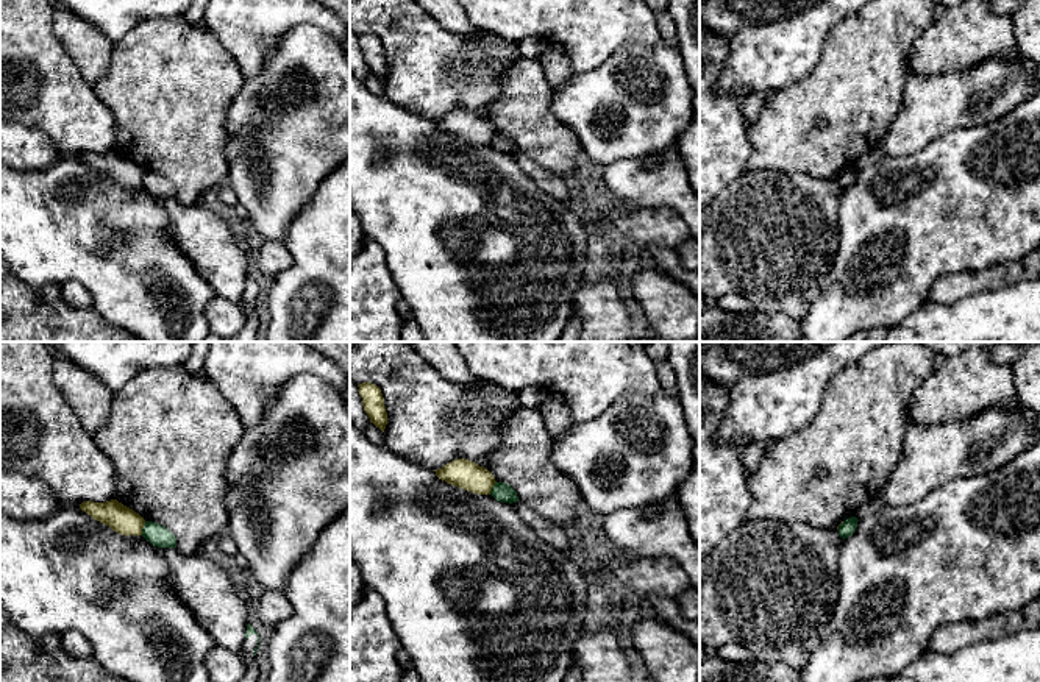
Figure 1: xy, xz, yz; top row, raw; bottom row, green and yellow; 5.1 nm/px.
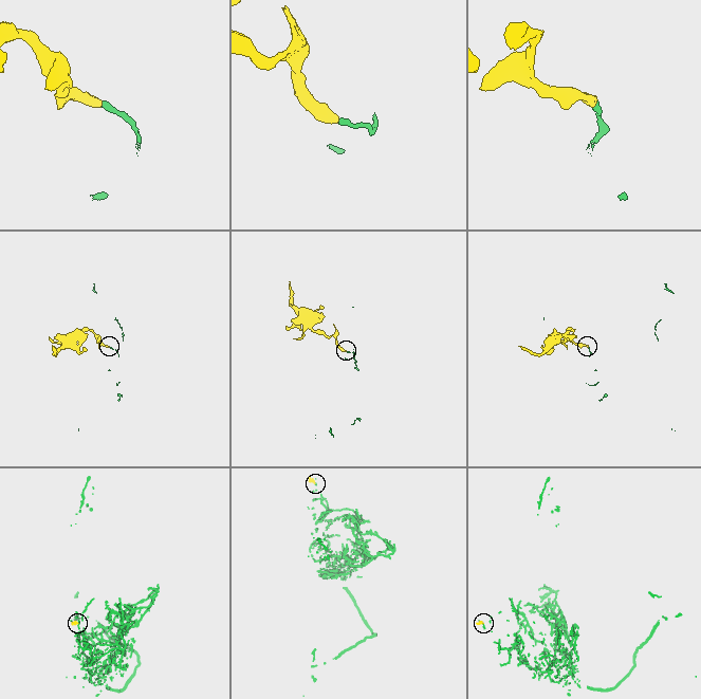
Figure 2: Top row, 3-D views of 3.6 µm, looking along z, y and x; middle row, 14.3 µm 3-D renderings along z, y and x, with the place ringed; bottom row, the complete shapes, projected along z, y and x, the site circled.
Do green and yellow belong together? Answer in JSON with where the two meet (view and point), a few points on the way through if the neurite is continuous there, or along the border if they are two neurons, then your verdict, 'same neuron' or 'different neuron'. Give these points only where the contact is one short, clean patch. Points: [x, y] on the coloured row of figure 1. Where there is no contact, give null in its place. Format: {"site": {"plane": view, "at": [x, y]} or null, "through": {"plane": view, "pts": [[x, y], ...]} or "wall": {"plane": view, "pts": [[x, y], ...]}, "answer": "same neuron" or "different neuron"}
{"site": {"plane": "xy", "at": [142, 528]}, "wall": {"plane": "xy", "pts": [[146, 522], [141, 534]]}, "answer": "different neuron"}

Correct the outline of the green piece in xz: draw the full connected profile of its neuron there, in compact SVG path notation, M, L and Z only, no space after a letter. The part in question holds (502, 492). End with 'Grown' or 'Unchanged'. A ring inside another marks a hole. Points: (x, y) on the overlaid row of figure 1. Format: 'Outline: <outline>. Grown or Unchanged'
Outline: M495 482L490 495L500 503L518 503L517 492L506 482Z. Unchanged

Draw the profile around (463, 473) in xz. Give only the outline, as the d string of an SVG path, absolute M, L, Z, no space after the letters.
M467 459L451 460L434 471L439 479L478 495L490 495L497 482L489 470Z

